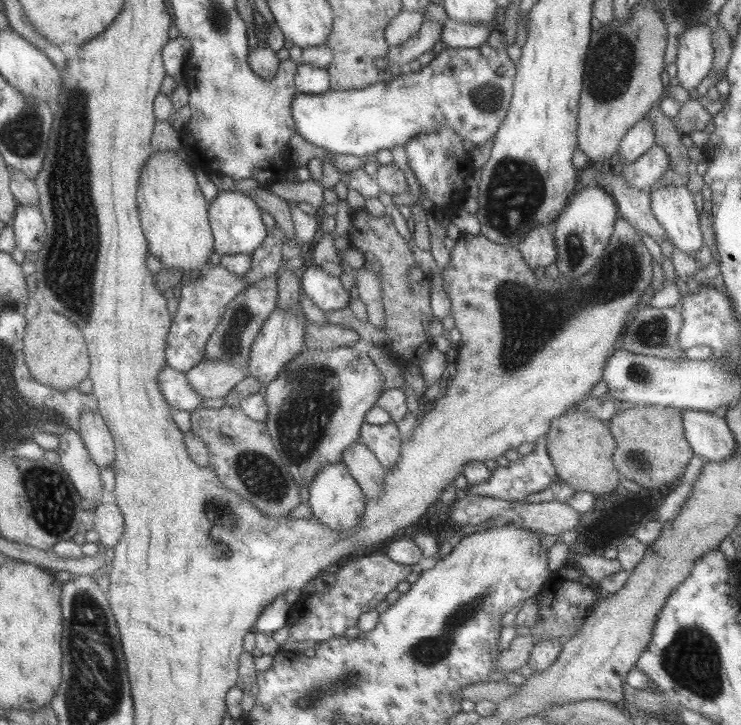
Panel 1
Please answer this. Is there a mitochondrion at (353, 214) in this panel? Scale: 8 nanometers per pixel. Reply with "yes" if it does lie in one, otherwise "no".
no

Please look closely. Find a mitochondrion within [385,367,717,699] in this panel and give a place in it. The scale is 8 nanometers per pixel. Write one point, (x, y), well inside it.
(430, 650)

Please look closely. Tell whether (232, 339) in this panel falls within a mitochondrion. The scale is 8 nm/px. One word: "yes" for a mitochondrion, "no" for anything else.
yes

